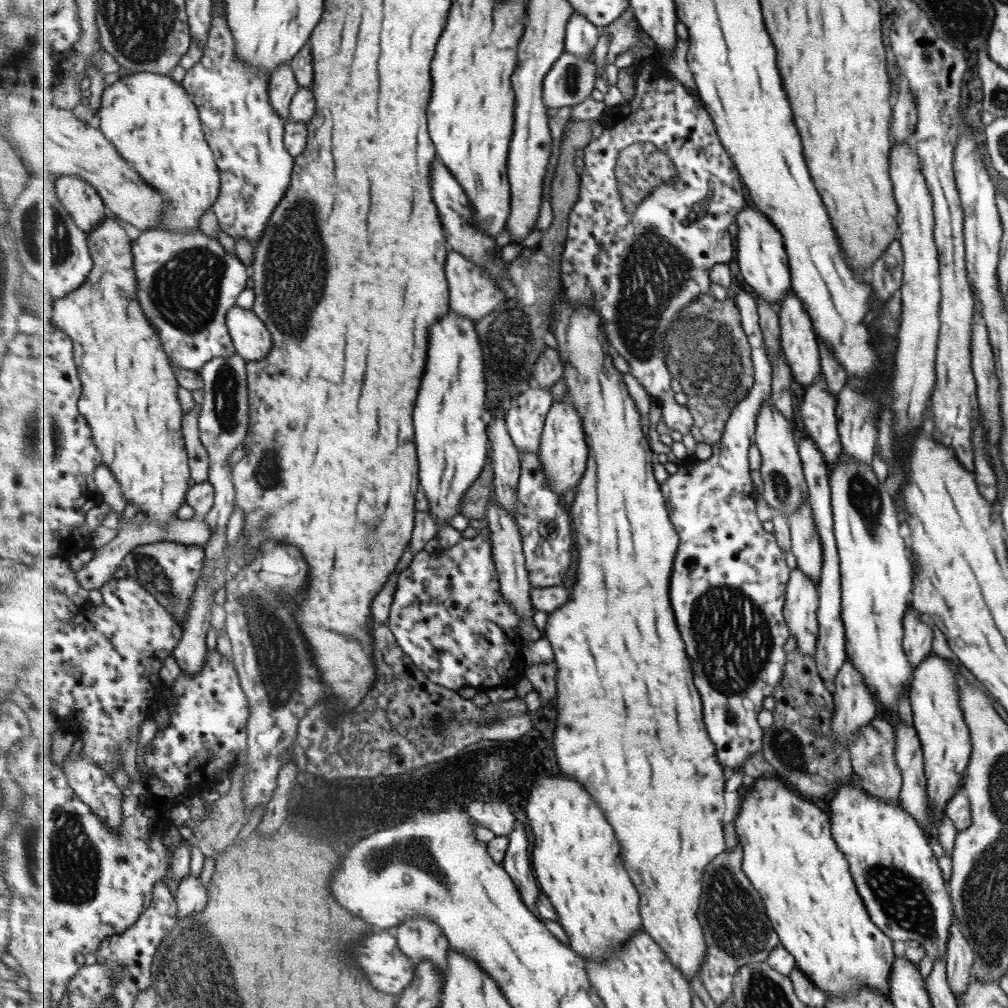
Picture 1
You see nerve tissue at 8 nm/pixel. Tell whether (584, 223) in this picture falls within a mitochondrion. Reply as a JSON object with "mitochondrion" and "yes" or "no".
{"mitochondrion":"no"}

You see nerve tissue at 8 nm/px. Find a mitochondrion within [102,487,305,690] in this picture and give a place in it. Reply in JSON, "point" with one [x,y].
{"point":[148,568]}

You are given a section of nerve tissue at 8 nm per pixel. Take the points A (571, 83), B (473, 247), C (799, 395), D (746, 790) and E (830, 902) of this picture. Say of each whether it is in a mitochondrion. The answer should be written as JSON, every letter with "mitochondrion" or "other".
{"A":"mitochondrion","B":"other","C":"other","D":"other","E":"other"}

